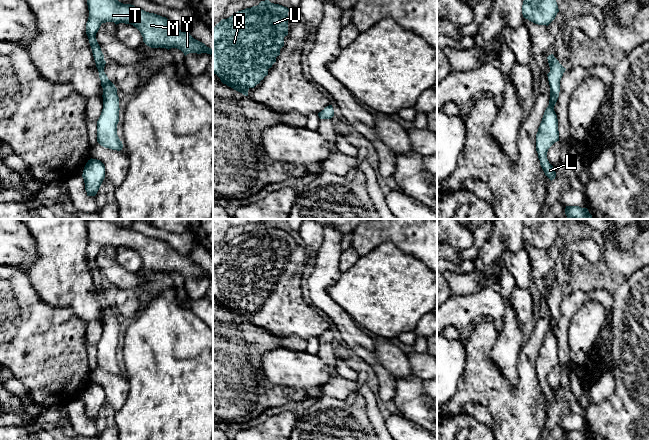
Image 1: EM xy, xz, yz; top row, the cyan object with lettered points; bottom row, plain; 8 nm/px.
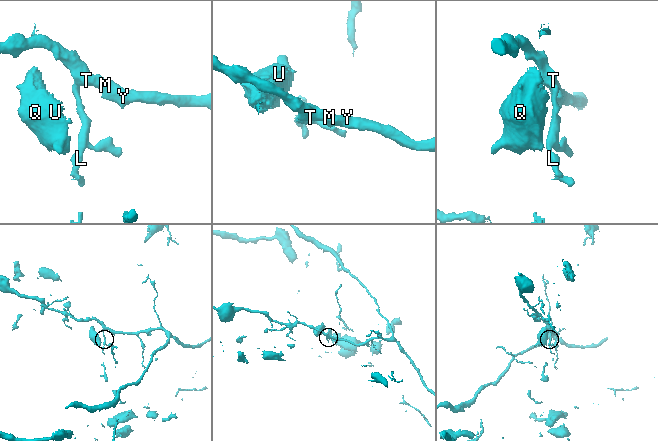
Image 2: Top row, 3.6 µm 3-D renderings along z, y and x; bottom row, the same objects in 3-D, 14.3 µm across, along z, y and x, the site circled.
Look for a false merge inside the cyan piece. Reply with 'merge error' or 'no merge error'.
merge error

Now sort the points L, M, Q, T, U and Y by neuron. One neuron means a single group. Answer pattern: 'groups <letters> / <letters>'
groups L Q U / M T Y

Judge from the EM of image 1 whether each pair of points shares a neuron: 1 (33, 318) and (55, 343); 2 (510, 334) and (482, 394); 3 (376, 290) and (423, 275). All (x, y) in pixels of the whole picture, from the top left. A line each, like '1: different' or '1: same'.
1: same
2: different
3: same

